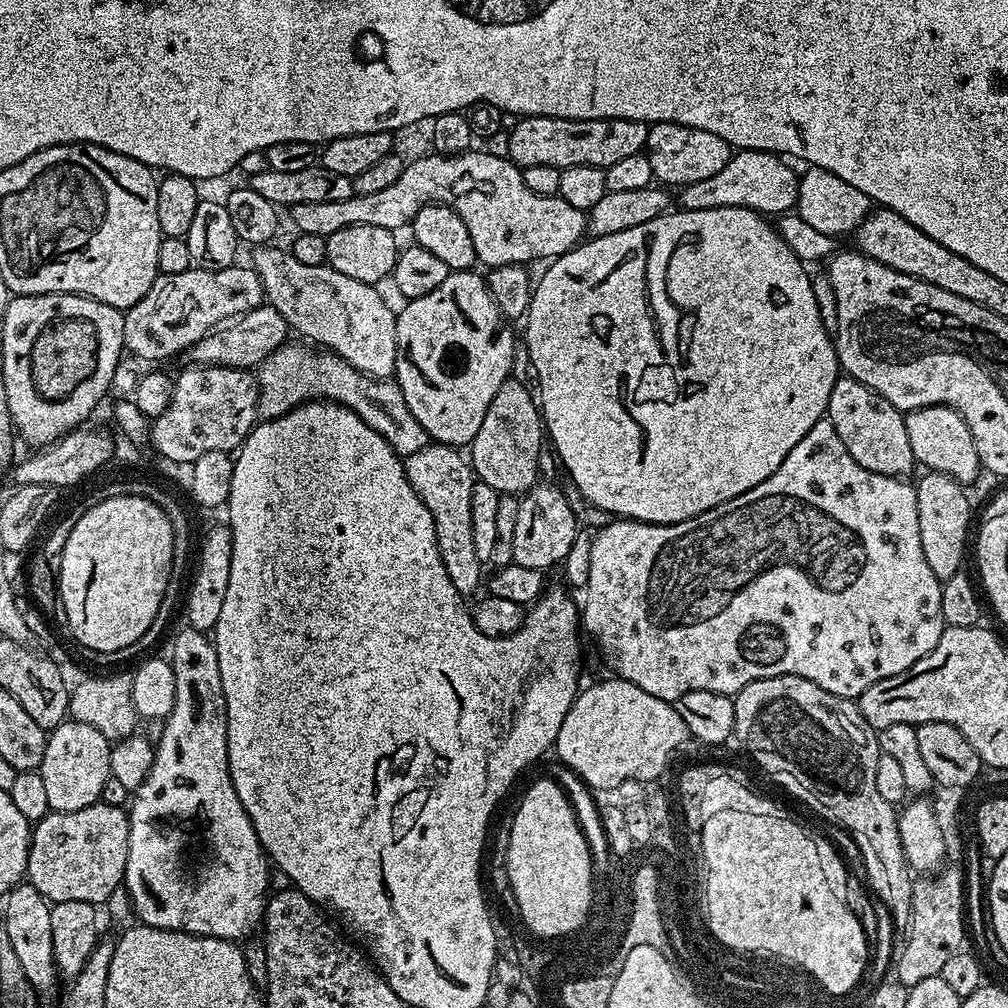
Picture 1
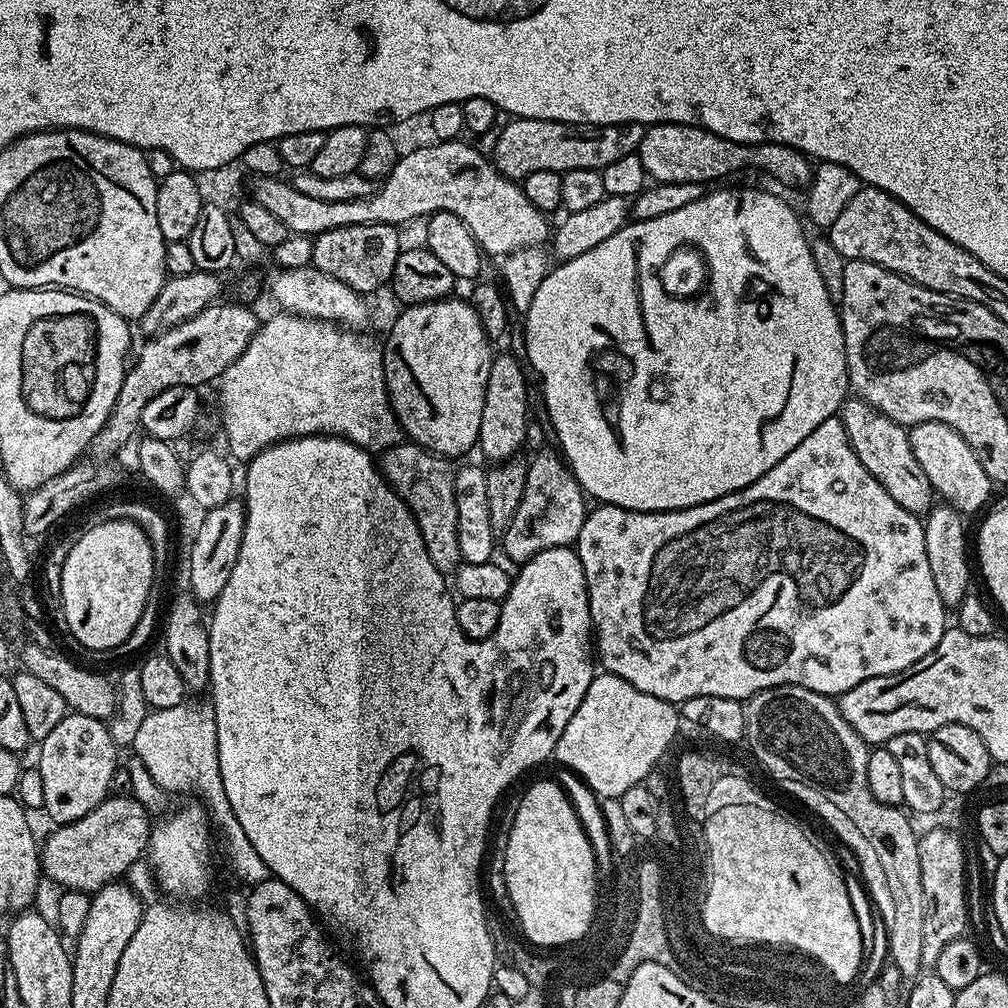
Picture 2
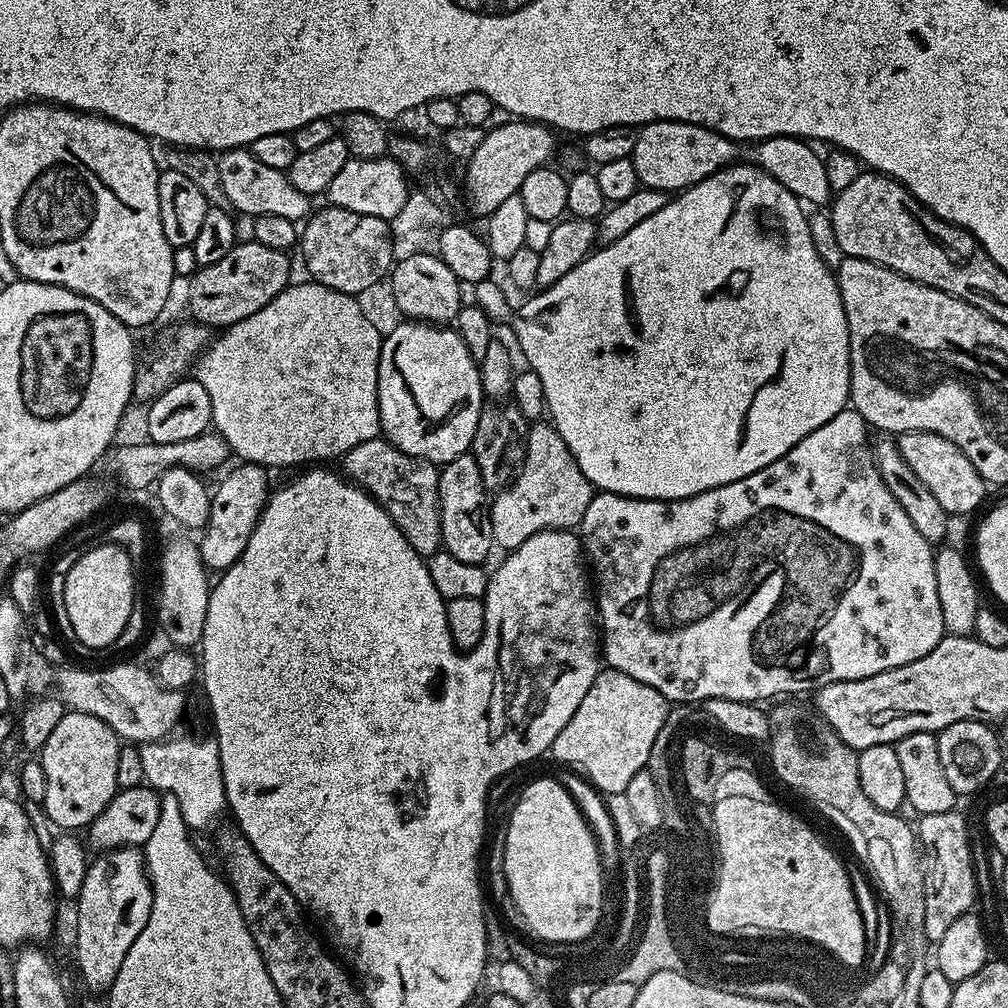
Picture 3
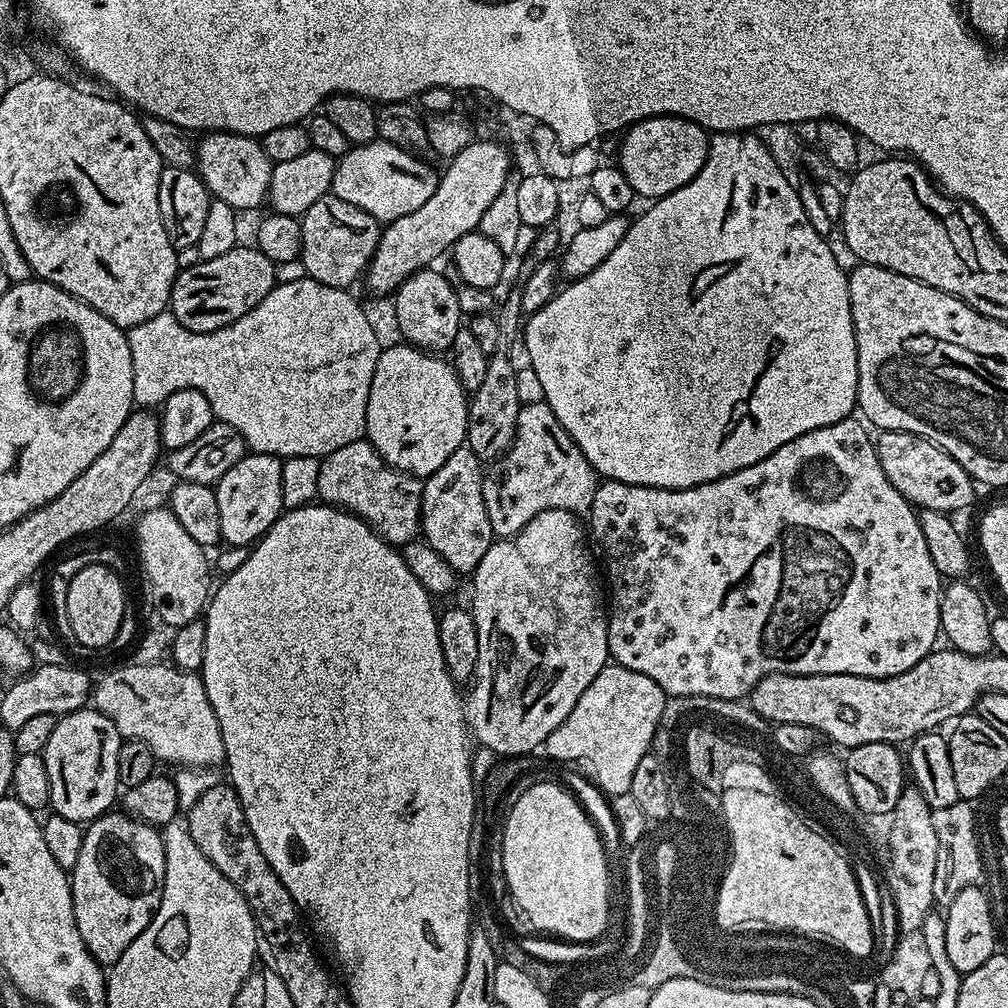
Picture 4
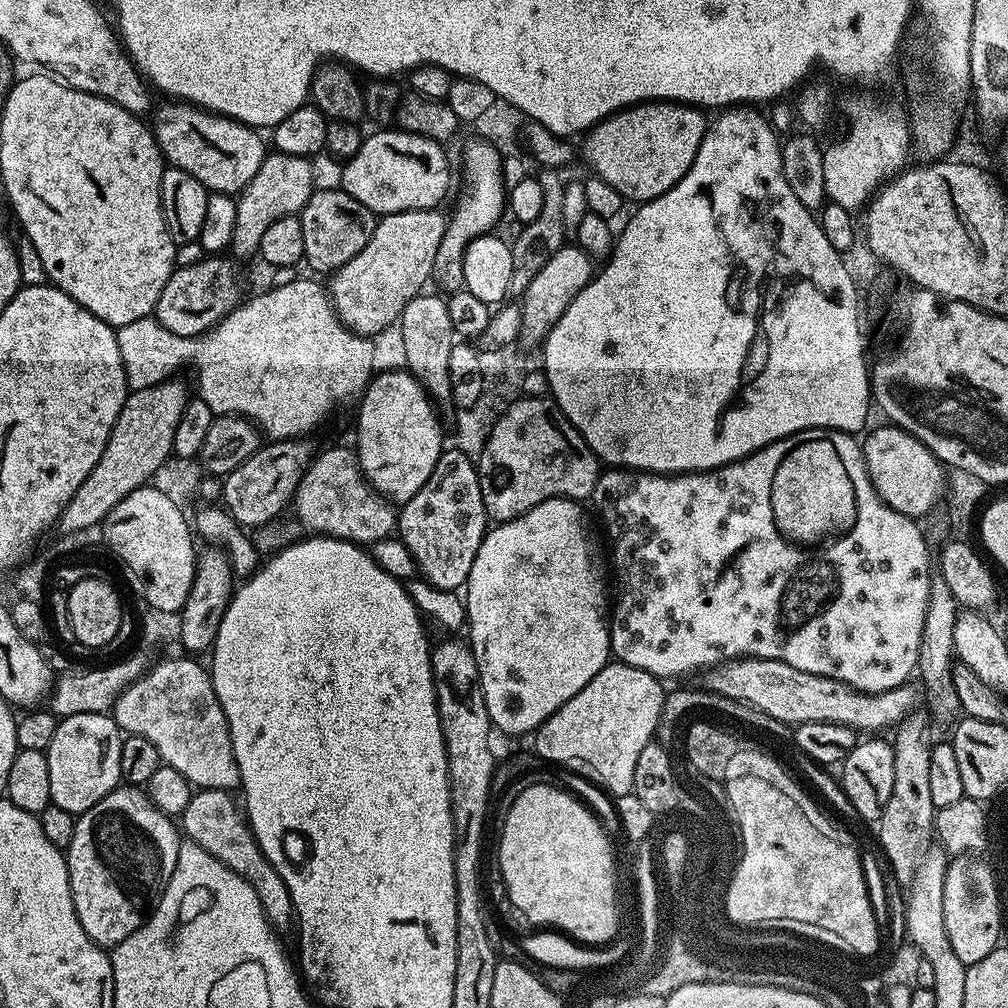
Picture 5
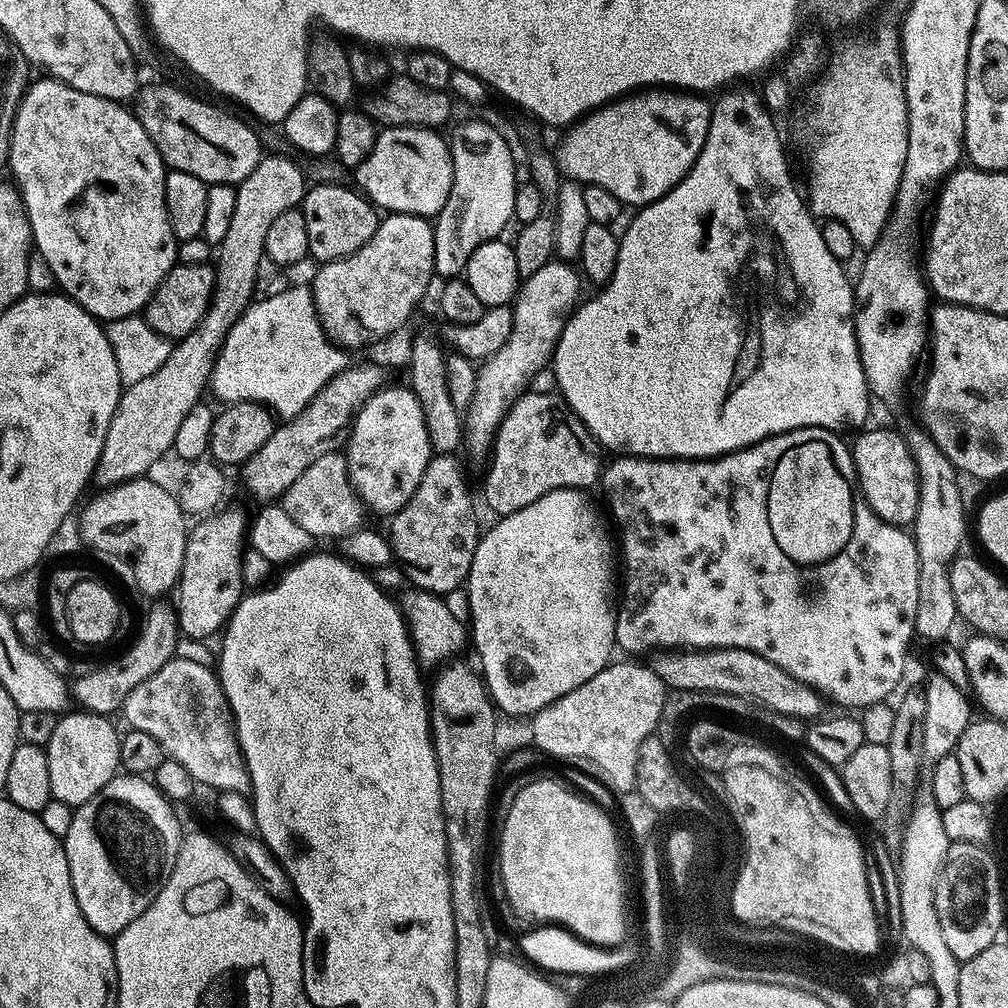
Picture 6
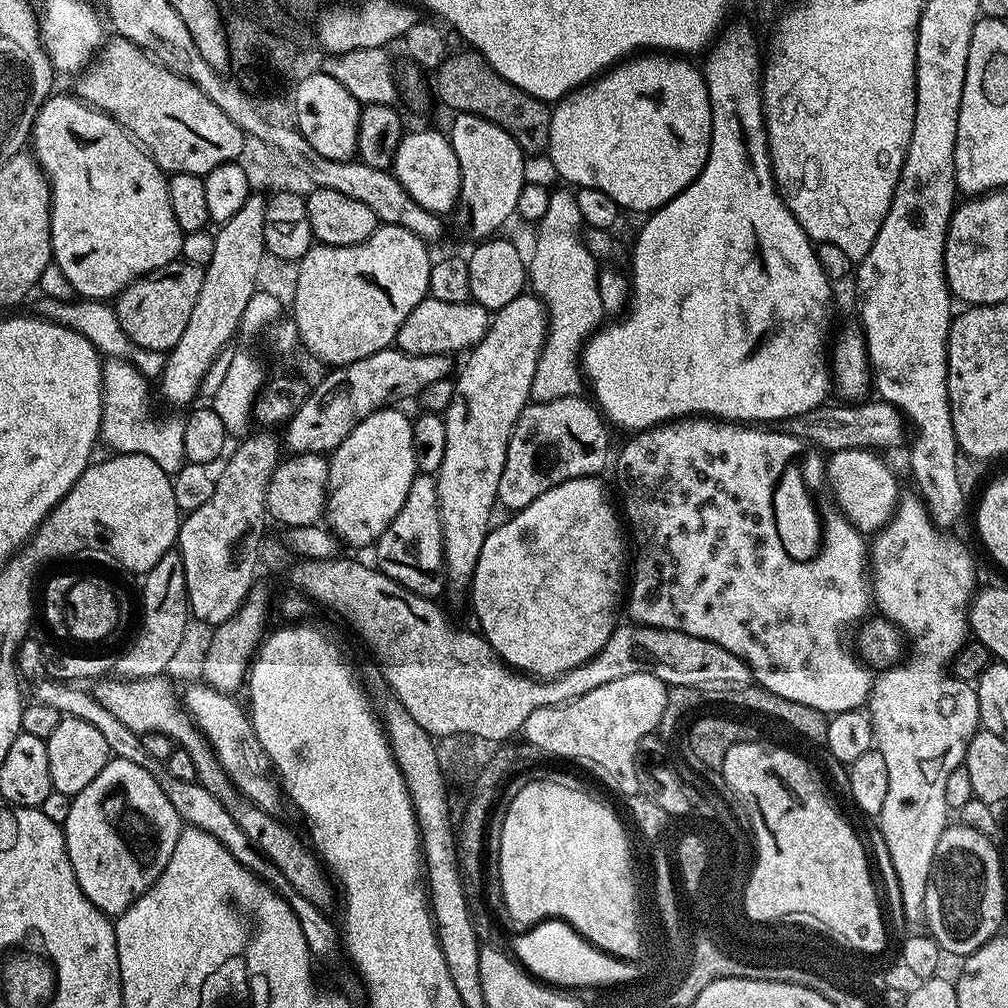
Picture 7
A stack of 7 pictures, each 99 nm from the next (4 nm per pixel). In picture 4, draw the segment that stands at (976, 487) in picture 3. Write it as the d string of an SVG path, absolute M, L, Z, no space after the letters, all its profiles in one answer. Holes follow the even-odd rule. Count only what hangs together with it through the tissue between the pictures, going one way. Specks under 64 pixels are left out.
M880 432L875 437L878 462L886 478L917 509L938 510L949 514L955 508L964 508L972 500L974 481L970 473L962 470L950 454L946 454L934 442L909 432Z

